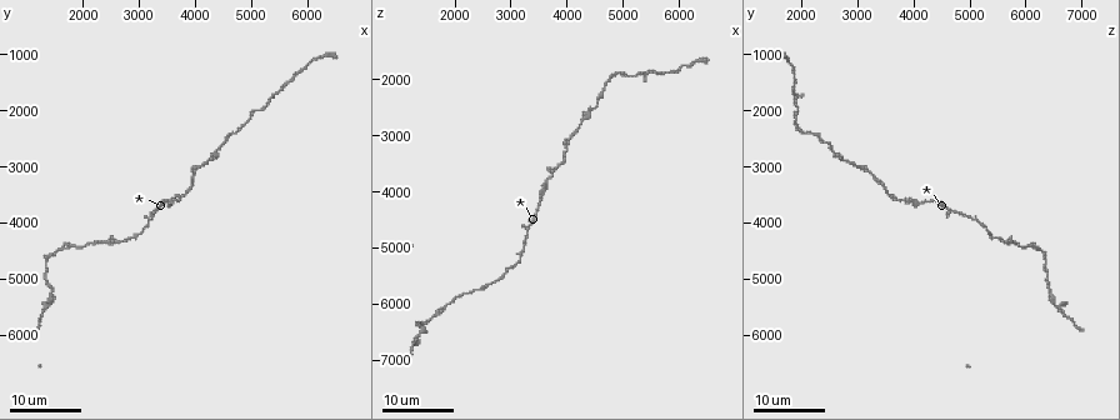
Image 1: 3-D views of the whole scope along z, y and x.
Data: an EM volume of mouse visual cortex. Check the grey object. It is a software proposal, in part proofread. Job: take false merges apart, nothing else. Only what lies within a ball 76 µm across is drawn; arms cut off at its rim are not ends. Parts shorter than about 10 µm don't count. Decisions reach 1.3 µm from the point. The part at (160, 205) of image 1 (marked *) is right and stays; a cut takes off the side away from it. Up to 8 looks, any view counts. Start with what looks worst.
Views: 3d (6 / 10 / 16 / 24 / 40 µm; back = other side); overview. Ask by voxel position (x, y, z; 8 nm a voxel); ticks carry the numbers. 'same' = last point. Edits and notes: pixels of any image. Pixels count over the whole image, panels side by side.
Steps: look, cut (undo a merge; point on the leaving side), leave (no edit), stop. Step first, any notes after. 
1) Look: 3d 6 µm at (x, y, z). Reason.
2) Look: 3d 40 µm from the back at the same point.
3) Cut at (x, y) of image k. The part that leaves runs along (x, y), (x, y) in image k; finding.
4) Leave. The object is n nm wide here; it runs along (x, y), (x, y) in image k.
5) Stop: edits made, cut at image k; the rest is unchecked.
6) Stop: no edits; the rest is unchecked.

Look: 3d 16 µm at (3300, 3750, 4650). Thin arm on a thick one.

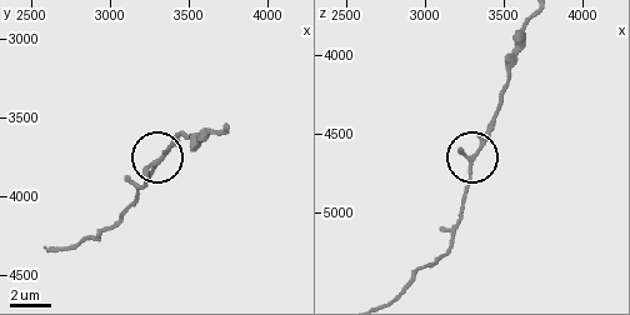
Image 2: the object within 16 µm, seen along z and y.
Look: 3d 6 µm at (3300, 3760, 4660).

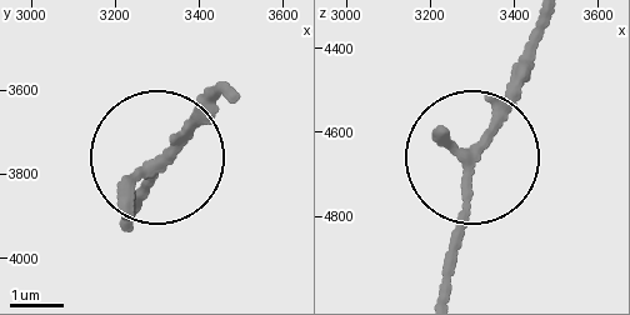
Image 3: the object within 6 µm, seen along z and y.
Leave. It runs along (510, 93), (474, 155), (443, 290) in image 3; continuous, no second cell.

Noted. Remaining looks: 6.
Look: 3d 16 µm at (4350, 2650, 2550). Sudden change in width.

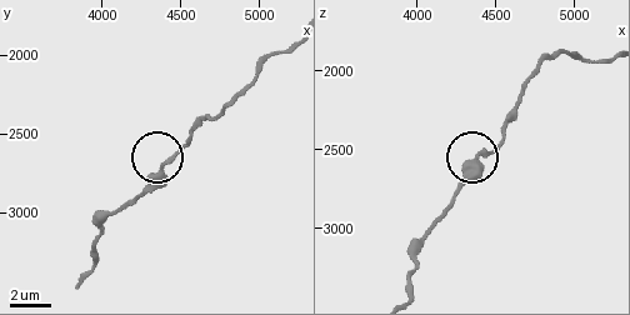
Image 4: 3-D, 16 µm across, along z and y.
Look: 3d 6 µm at (4400, 2680, 2540).

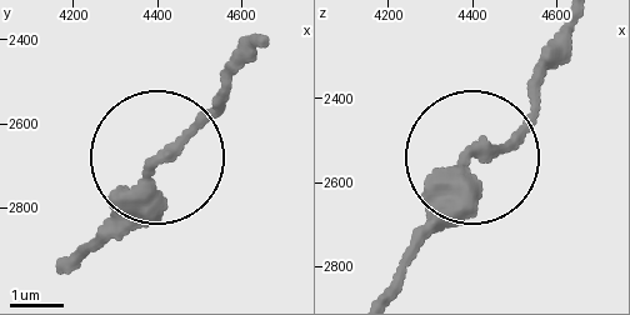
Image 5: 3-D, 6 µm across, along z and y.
Leave. It runs along (384, 293), (438, 185), (518, 131), (568, 55) in image 5; all the same cell.

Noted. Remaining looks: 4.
Look: 3d 16 µm at (5300, 1850, 1950). Sudden change in width.

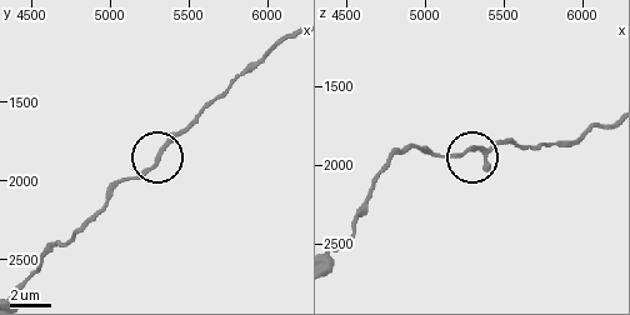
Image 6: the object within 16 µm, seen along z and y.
Look: 3d 6 µm at (5320, 1820, 1900).

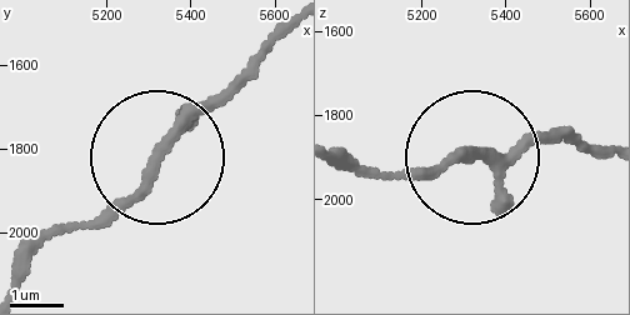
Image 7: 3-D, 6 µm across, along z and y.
Leave. It runs along (338, 159), (428, 173), (598, 145) in image 7; continuous, no second cell.

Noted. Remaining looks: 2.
Look: 3d 24 µm at (4050, 3000, 3050). Sudden change in width.

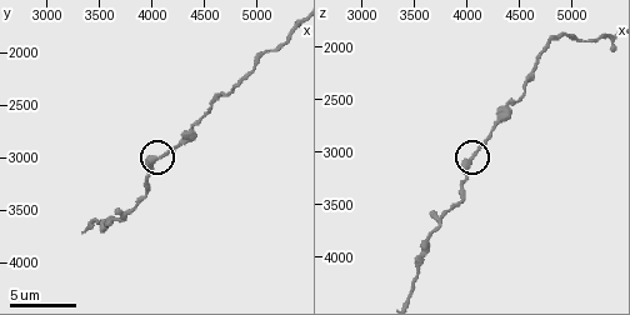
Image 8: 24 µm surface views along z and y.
Look: 3d 6 µm at (4060, 2980, 2980).

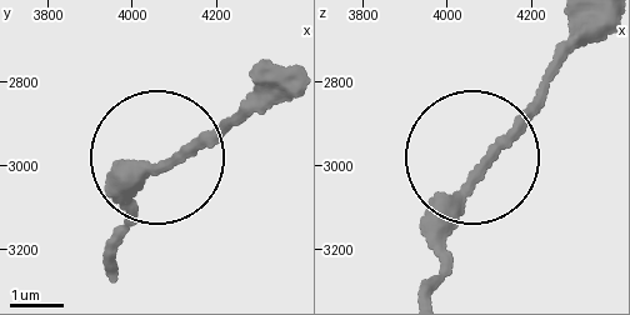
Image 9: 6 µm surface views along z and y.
Leave. All the same cell.

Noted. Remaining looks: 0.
Stop: no edits; the rest is unchecked.

